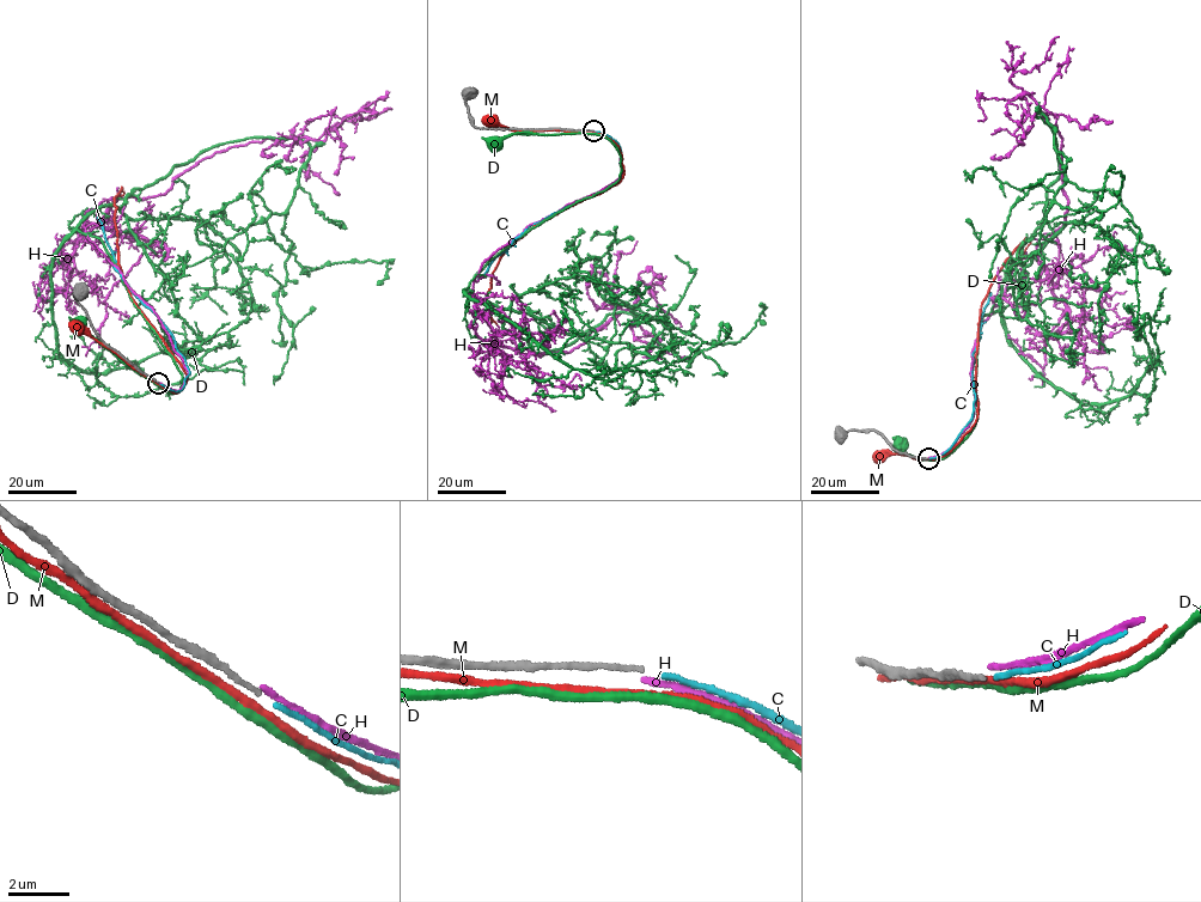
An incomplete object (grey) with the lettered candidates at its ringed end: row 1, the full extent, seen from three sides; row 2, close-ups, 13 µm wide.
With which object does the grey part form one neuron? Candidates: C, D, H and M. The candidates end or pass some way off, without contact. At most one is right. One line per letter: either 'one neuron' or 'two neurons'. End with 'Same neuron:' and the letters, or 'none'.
C: one neuron
D: two neurons
H: two neurons
M: two neurons
Same neuron: C

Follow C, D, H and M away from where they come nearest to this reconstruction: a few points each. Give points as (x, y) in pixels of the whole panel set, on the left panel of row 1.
C: (160, 384), (180, 391), (189, 369), (172, 334), (114, 268), (114, 255), (97, 217)
D: (157, 384), (99, 345), (79, 324)
H: (158, 382), (177, 391), (188, 370), (89, 237), (89, 213), (162, 195), (217, 152), (322, 141), (391, 109)
M: (158, 383), (90, 335), (75, 330)

